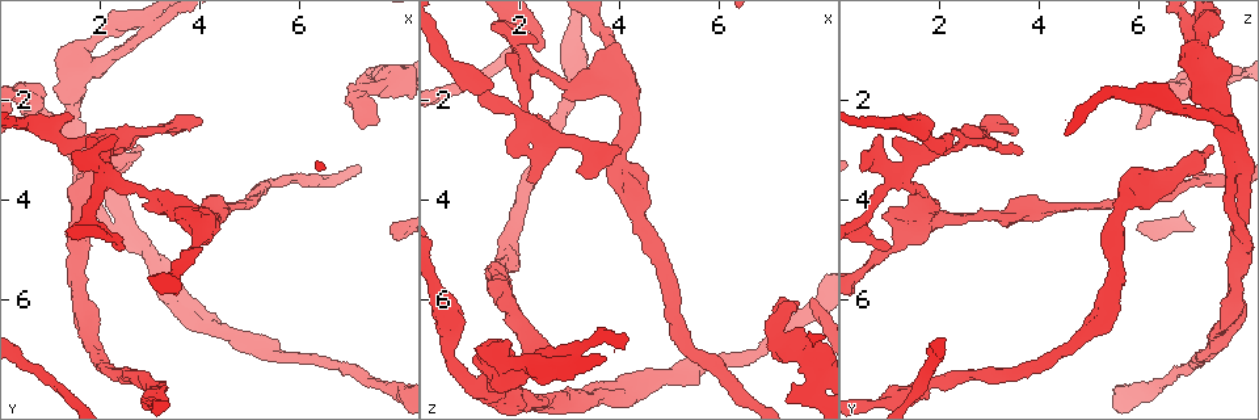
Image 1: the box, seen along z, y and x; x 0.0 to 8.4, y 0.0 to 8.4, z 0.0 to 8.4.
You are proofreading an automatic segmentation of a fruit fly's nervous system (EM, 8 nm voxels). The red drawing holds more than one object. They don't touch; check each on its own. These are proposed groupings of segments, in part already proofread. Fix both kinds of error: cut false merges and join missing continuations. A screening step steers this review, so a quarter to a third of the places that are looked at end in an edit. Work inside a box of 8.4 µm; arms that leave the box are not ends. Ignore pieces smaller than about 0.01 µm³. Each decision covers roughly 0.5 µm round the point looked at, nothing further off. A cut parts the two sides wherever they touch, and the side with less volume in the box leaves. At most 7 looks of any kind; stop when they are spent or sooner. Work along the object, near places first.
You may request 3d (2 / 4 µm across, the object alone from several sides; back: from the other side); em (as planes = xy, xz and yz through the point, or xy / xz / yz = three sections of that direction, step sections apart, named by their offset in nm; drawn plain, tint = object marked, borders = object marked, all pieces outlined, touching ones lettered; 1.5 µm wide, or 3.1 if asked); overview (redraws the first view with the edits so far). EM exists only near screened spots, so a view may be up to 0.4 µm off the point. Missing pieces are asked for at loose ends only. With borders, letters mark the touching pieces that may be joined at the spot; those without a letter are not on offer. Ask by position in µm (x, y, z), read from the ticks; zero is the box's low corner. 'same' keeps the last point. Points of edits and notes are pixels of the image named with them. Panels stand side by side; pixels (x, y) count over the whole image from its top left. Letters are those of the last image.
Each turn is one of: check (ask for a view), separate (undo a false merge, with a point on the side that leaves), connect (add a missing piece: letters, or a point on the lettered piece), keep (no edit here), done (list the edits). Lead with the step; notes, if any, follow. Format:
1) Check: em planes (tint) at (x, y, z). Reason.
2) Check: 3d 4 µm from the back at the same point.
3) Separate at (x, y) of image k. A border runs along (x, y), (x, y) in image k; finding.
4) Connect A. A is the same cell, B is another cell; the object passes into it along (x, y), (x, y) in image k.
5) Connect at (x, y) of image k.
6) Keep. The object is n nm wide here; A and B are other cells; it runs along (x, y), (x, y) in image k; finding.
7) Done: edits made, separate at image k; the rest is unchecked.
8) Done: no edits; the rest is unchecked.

Check: em planes (borders) at (2.80, 3.00, 7.50). An open end.

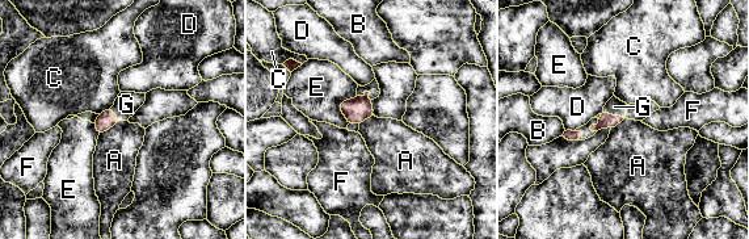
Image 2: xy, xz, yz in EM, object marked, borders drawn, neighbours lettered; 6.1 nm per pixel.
Connect G. G is the same cell, A, B, C, D, E and F are other cells; the object passes into it along (605, 118), (614, 116), (614, 107) in image 2; it goes on there.

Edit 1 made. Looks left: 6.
Check: 3d 4 µm at (7.25, 2.60, 5.95). Free end.

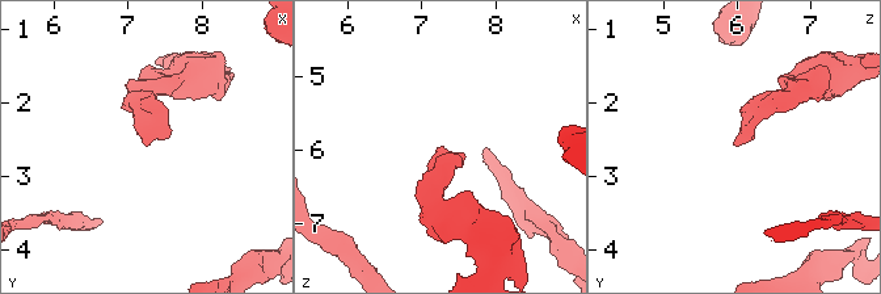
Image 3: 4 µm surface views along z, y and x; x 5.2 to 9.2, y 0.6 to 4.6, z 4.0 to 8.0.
Check: em planes (borders) at (7.20, 2.55, 6.00).

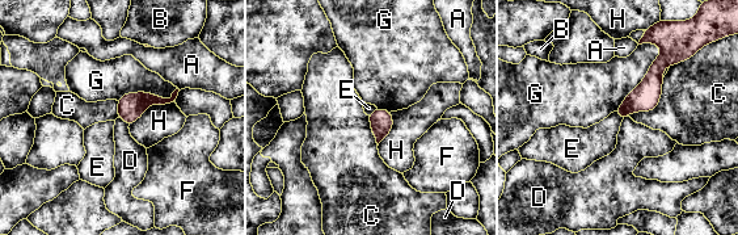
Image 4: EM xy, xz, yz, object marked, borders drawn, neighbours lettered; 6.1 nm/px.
Keep. A, B, C, D, E, F, G and H are other cells; a border runs along (376, 108), (368, 116) in image 4; no lettered piece goes on from it.

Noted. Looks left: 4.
Check: em planes (tint) at (2.45, 5.05, 0.95). An open end.

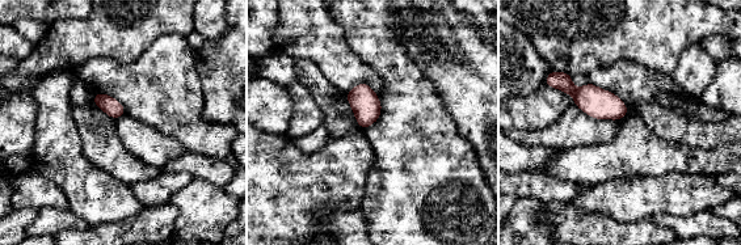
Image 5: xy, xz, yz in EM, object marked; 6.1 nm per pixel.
Check: em planes (borders) at the same point.

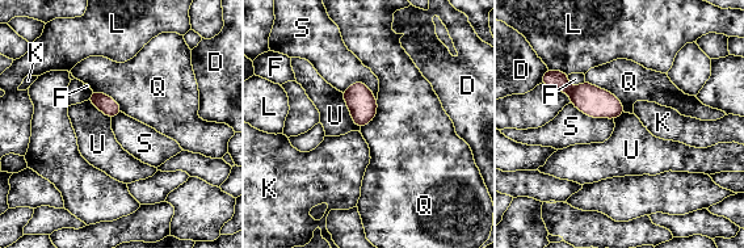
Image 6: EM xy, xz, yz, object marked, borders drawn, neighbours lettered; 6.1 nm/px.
Keep. The object is 110 nm wide here; D, F, K, L, Q, S and U are other cells; none of them fits.

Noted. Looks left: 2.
Done: edits made, connect at image 2; the rest is unchecked.

